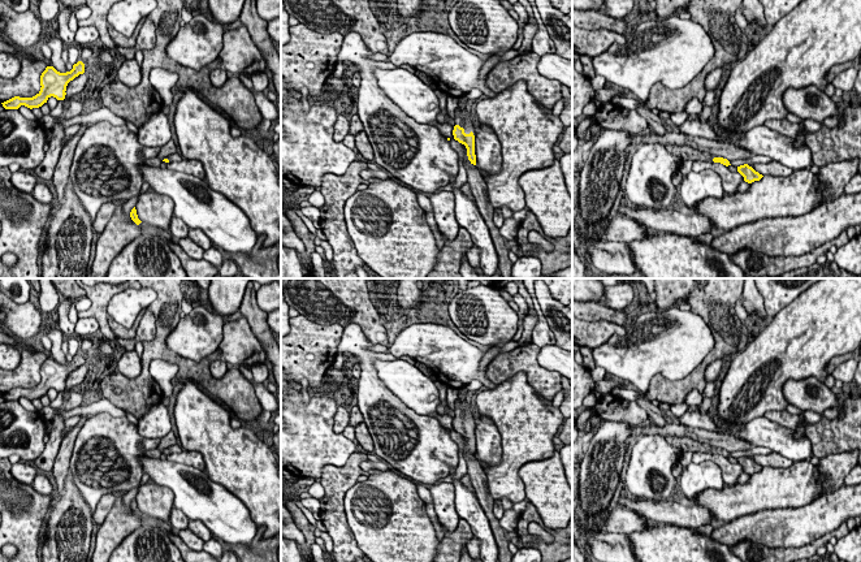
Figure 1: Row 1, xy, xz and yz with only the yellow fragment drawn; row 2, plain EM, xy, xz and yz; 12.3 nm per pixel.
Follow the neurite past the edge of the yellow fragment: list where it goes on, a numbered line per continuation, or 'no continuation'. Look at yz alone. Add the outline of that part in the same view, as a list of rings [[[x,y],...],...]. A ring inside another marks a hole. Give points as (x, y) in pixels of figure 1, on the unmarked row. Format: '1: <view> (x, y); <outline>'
1: yz (686, 445); [[[667,436],[666,441],[678,448],[682,453],[713,453],[714,448],[708,444],[701,444],[692,438]]]

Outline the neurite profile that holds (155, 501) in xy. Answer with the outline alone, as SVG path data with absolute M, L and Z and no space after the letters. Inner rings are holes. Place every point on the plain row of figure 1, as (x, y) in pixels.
M148 481L144 485L139 485L135 501L143 516L168 522L174 507L174 493L166 487Z

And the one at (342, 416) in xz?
M337 407L337 412L334 415L334 432L336 433L342 433L343 429L349 425L350 422L350 412L342 407Z

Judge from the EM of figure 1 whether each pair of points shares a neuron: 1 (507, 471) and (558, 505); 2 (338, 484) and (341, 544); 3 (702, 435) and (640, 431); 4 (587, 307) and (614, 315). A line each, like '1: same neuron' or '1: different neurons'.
1: different neurons
2: same neuron
3: same neuron
4: same neuron

